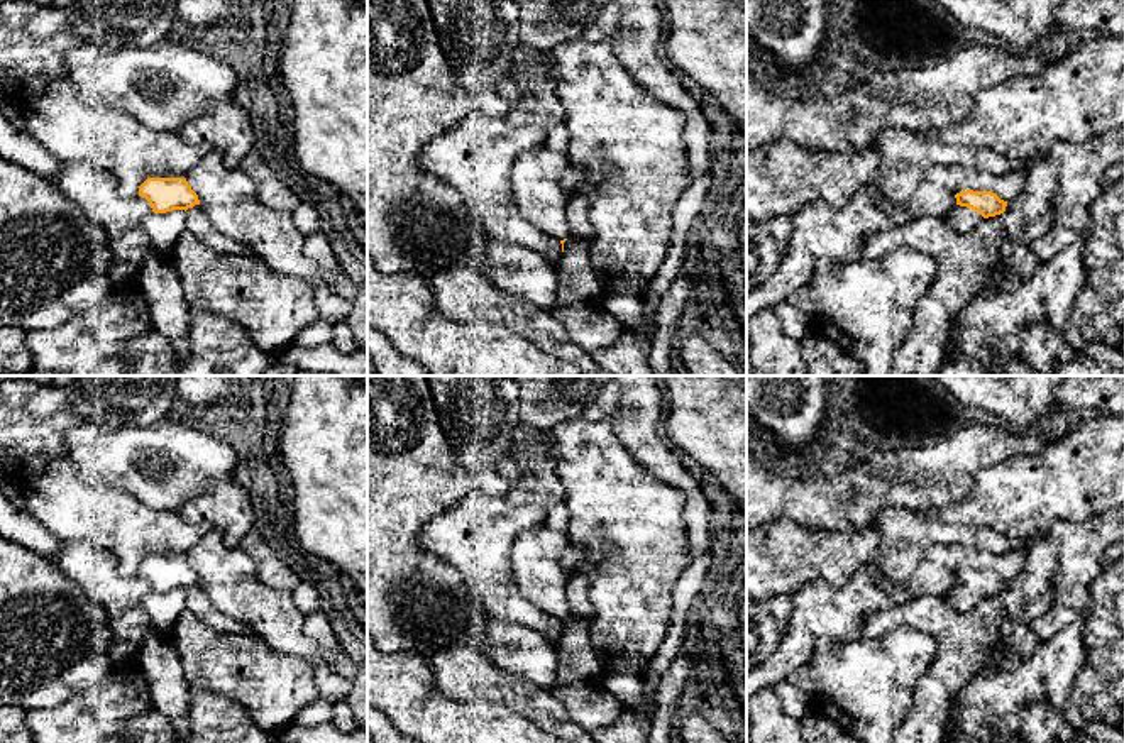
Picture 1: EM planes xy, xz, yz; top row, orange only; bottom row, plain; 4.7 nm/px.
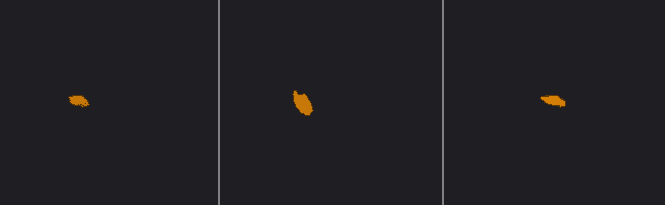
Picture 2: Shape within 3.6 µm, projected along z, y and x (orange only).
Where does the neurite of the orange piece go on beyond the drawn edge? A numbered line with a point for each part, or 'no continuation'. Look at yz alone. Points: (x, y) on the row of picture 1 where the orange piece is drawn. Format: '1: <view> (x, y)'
1: yz (962, 219)

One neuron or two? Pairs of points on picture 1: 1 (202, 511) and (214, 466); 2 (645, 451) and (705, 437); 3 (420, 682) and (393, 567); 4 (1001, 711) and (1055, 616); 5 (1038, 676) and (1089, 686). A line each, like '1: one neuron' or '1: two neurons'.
1: two neurons
2: two neurons
3: two neurons
4: two neurons
5: two neurons

